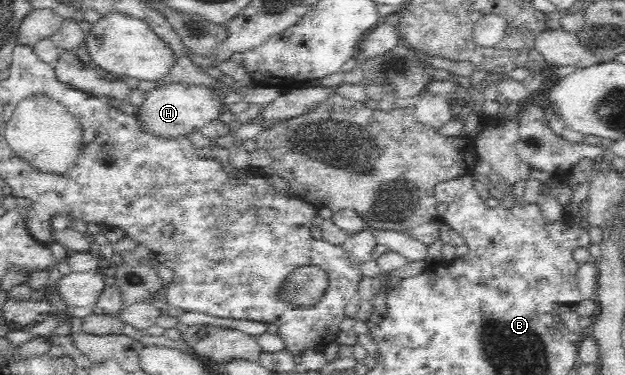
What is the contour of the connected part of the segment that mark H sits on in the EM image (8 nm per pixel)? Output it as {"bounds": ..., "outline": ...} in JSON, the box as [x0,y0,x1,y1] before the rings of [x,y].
{"bounds":[138,82,225,137],"outline":[[[184,82],[157,86],[149,93],[145,93],[145,102],[139,108],[138,116],[144,125],[156,135],[166,137],[180,137],[195,131],[200,131],[205,124],[219,118],[225,112],[225,103],[220,91],[211,86],[204,86],[199,82]]]}

